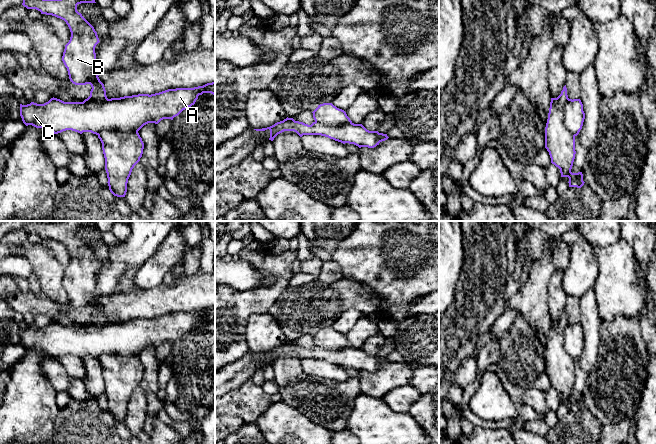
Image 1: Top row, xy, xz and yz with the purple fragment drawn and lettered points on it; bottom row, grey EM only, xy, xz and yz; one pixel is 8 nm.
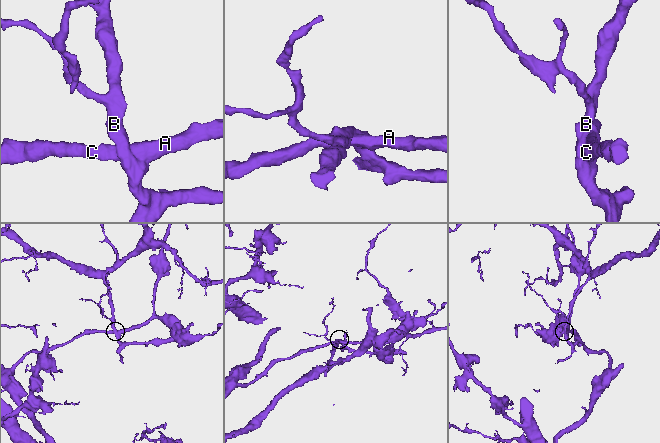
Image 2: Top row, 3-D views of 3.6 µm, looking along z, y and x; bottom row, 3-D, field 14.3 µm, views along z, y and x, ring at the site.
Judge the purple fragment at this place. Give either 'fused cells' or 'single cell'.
fused cells

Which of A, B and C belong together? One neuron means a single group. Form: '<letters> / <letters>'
A C / B

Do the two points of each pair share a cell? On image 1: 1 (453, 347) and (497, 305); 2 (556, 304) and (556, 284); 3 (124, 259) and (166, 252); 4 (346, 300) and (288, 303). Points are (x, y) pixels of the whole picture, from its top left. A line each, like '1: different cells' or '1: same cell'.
1: same cell
2: same cell
3: different cells
4: same cell

